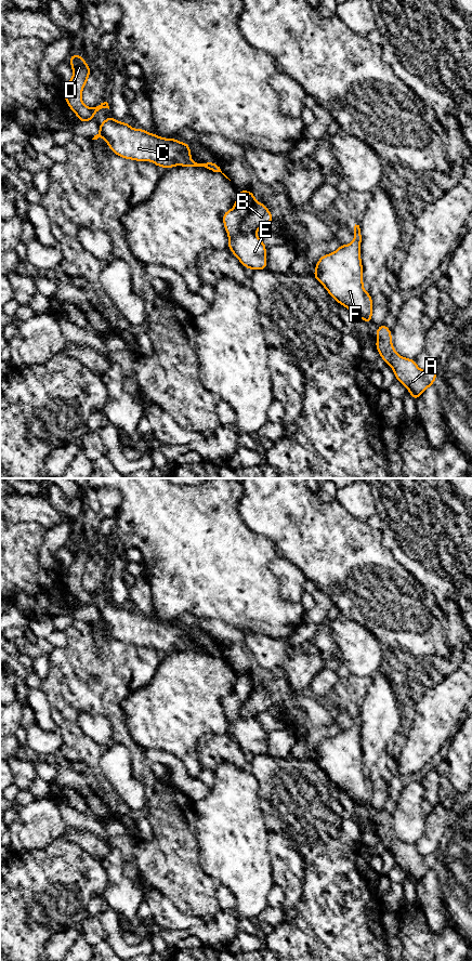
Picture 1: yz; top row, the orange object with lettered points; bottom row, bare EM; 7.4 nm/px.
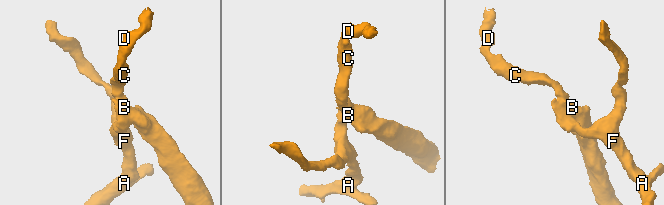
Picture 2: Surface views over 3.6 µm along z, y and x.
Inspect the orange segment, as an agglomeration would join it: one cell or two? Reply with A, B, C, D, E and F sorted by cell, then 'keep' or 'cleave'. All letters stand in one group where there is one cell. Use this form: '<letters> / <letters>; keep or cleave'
A C D E F / B; cleave

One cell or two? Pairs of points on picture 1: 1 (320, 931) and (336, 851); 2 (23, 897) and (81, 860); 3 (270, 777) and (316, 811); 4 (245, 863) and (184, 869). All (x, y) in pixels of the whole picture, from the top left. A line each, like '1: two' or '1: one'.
1: one
2: one
3: one
4: two

